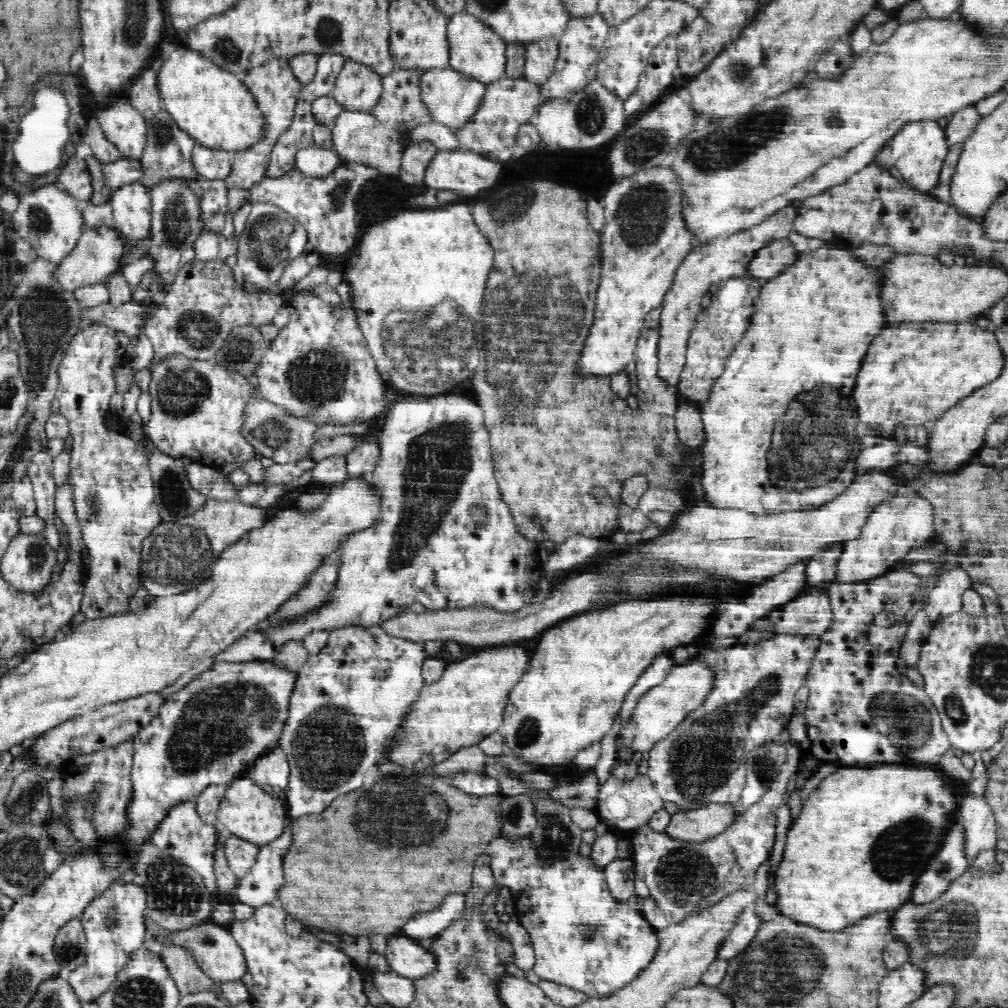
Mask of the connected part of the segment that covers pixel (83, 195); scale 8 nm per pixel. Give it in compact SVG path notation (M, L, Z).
M72 157L62 166L62 172L58 176L58 185L63 188L67 194L81 203L87 203L92 195L91 177L87 170L87 164L84 160Z

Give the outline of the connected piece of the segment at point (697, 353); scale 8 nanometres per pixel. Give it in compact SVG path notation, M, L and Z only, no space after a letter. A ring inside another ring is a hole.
M746 274L735 279L721 281L713 291L712 303L698 315L695 327L692 329L687 348L687 361L679 376L680 396L698 402L705 401L711 394L720 372L724 370L726 358L732 354L734 346L742 340L750 316L754 314L754 304L760 298L760 289L764 282ZM726 320L726 322L724 322Z

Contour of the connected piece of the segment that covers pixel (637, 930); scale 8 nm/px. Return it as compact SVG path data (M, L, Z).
M502 837L490 844L488 854L497 884L511 890L516 916L529 931L536 953L533 970L542 980L570 986L590 997L608 996L624 988L648 966L658 948L656 930L640 912L612 898L603 871L592 865L588 857L576 854L565 861L544 864L528 840L508 841Z

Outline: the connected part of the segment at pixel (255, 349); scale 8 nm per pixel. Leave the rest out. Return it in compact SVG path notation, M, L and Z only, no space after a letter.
M236 327L224 340L223 347L215 355L212 363L249 375L256 372L264 353L268 352L269 345L262 339L258 327Z

